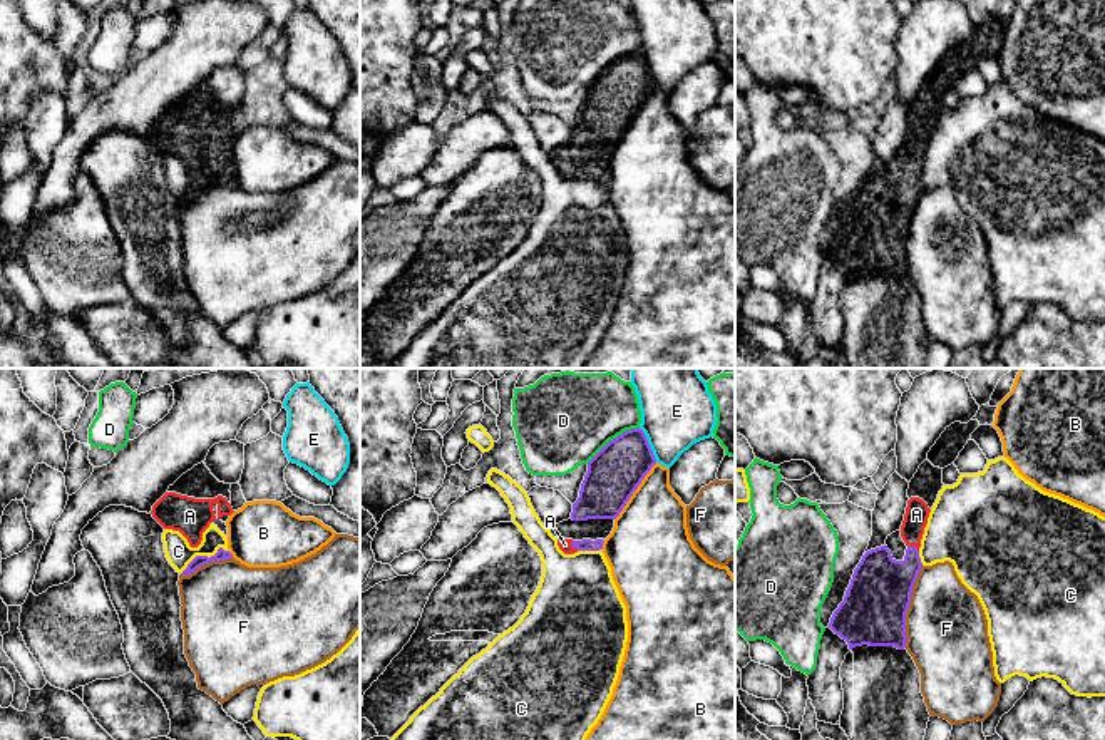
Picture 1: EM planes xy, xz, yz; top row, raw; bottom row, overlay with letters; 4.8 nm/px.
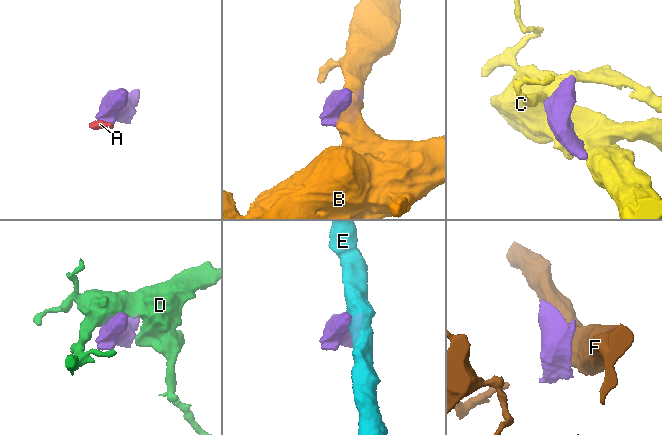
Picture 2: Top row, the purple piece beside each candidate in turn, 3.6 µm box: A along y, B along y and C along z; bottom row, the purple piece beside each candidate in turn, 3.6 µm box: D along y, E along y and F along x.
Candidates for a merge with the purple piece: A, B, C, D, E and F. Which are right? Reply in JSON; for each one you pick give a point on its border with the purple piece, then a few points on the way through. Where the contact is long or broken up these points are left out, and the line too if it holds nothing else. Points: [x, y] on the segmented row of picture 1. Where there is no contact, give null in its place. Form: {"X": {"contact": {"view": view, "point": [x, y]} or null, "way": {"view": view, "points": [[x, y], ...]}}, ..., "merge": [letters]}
{"A": {"contact": {"view": "xz", "point": [573, 546]}, "way": {"view": "xz", "points": [[586, 544], [573, 546], [565, 544]]}}, "merge": ["A"]}

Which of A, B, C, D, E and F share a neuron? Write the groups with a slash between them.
A / B / C / D / E / F

